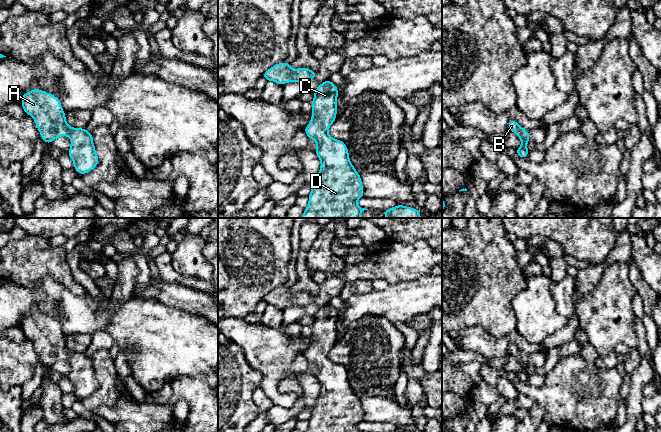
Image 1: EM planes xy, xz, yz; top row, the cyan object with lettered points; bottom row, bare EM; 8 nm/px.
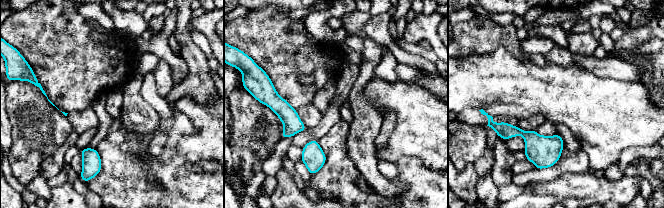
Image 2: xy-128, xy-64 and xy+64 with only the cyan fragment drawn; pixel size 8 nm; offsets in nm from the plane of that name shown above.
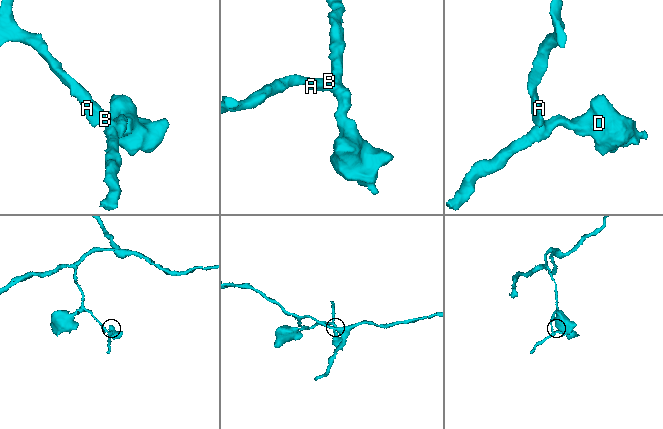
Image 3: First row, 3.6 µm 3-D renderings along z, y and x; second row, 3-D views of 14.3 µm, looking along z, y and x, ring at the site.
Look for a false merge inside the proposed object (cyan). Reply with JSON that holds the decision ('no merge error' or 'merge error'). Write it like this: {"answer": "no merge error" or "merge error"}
{"answer": "no merge error"}

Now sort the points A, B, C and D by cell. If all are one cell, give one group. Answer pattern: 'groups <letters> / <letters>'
groups A B C D

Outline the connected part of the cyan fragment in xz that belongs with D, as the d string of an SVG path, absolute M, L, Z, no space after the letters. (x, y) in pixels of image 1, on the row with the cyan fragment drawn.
M328 79L321 83L314 90L314 98L312 100L312 118L309 124L304 128L304 131L309 139L317 143L315 153L318 156L321 166L315 177L314 183L311 185L311 193L308 196L309 203L304 209L301 218L361 218L361 213L366 208L362 208L357 204L357 201L364 196L363 184L360 174L352 165L349 152L346 144L338 139L334 139L329 135L329 128L336 120L337 116L337 98L338 86Z

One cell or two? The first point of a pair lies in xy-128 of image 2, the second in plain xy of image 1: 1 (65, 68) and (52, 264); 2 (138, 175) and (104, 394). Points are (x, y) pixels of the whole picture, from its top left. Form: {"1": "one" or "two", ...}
{"1": "one", "2": "one"}

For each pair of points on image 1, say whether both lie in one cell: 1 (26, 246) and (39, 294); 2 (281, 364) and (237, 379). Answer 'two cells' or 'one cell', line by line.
1: two cells
2: two cells

